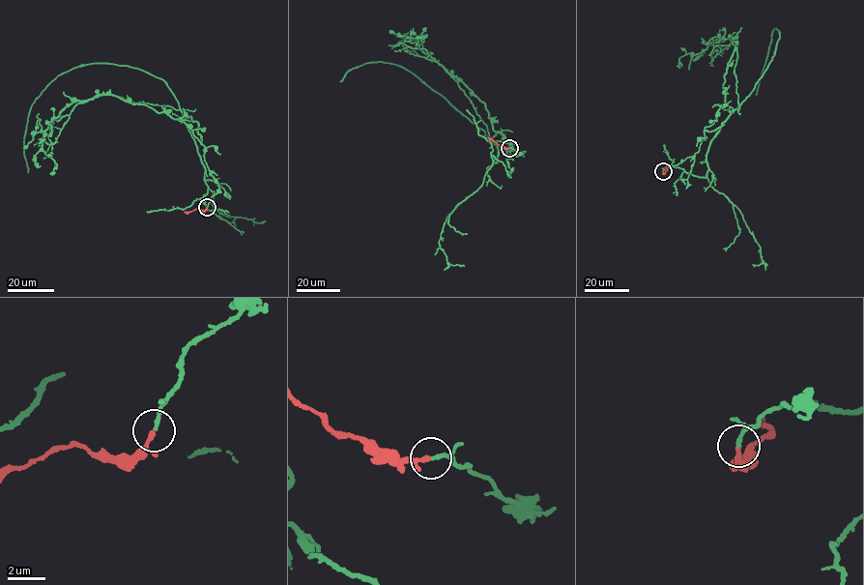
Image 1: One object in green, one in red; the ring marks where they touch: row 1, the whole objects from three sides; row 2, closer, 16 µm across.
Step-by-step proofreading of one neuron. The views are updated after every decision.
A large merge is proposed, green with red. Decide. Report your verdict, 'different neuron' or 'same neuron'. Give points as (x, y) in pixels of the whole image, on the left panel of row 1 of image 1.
same neuron

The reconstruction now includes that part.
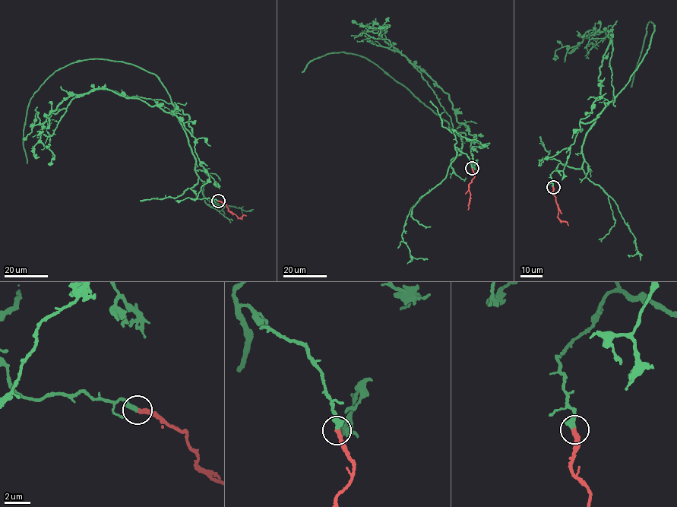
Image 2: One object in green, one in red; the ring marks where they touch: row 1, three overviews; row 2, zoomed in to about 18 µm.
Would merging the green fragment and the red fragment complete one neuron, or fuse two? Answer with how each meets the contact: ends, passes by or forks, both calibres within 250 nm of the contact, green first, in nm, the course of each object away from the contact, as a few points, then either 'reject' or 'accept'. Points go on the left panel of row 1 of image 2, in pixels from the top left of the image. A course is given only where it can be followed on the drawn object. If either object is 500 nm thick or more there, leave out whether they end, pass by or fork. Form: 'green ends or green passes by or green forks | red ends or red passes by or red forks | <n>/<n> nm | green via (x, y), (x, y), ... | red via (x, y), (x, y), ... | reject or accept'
green ends | red ends | 440/340 nm | green via (218, 201), (191, 189), (195, 157), (156, 76), (121, 61), (77, 60), (45, 80), (27, 109), (27, 163) | red via (218, 201), (226, 205), (229, 211), (238, 217), (246, 216) | accept

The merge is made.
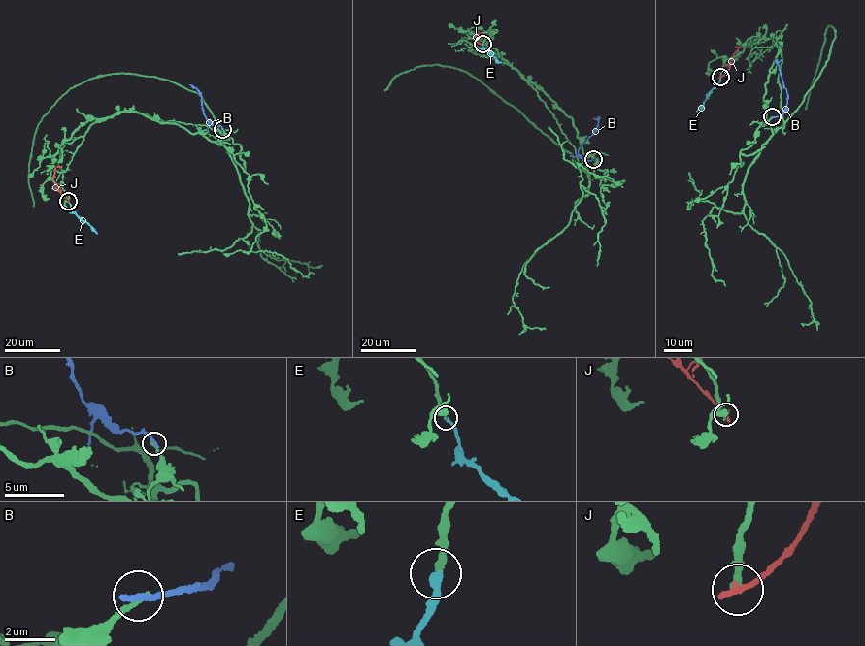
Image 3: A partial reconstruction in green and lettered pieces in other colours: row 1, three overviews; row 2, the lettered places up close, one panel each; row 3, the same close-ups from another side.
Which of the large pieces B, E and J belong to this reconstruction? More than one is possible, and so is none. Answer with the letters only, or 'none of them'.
E

